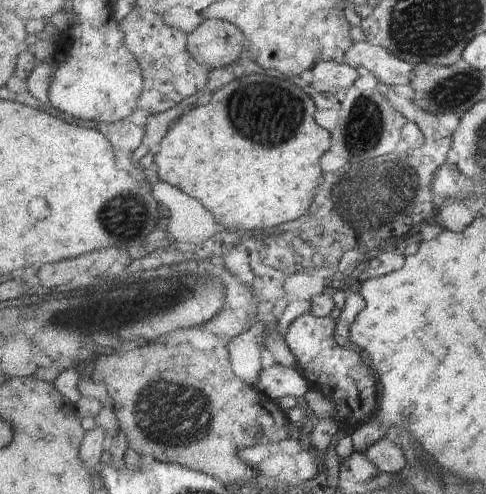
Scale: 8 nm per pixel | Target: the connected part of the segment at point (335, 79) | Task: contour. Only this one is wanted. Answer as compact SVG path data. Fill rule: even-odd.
M321 61L312 68L311 74L311 86L323 94L347 90L359 80L359 72L356 68L335 61Z

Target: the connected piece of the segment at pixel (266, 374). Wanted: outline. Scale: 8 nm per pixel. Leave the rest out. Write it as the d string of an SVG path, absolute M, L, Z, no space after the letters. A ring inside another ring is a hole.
M279 363L262 368L256 387L276 402L287 396L302 401L310 391L309 382L301 376L297 368L289 368Z

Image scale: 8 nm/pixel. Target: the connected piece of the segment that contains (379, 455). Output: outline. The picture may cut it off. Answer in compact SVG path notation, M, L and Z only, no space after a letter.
M394 437L377 441L365 455L373 466L389 474L399 474L407 466L407 458Z

